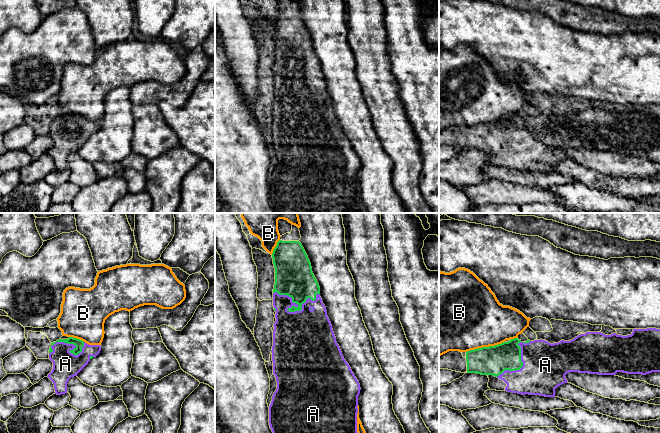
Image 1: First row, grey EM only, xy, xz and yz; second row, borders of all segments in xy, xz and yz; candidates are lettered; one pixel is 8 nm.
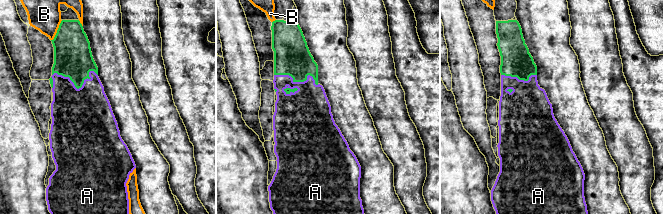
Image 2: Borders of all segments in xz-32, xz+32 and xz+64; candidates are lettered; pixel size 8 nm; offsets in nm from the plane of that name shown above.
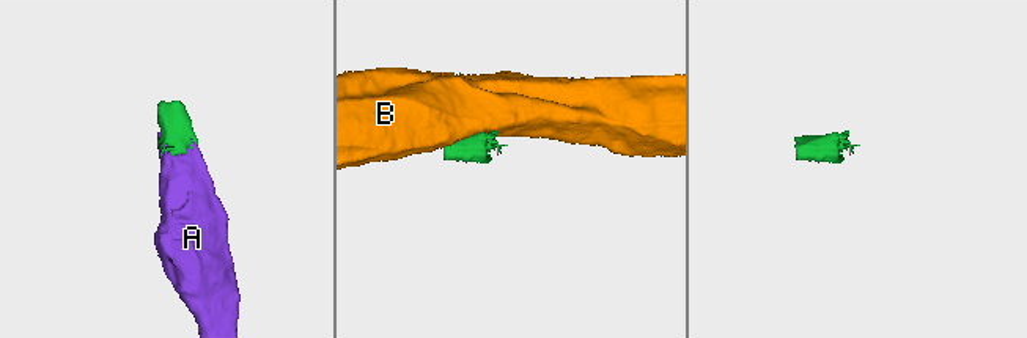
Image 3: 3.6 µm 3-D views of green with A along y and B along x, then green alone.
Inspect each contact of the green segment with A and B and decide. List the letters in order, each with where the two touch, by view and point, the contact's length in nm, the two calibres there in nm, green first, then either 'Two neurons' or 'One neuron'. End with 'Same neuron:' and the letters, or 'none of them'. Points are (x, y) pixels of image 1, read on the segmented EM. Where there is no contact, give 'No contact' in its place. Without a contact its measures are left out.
A: Touches green at xz (289, 311). Shared border 380 nm. Thickness 280 nm (green) against 460 nm. One neuron
B: Touches green at yz (485, 347). Shared border 320 nm. Thickness 240 nm (green) against 480 nm. Two neurons
Same neuron: A

